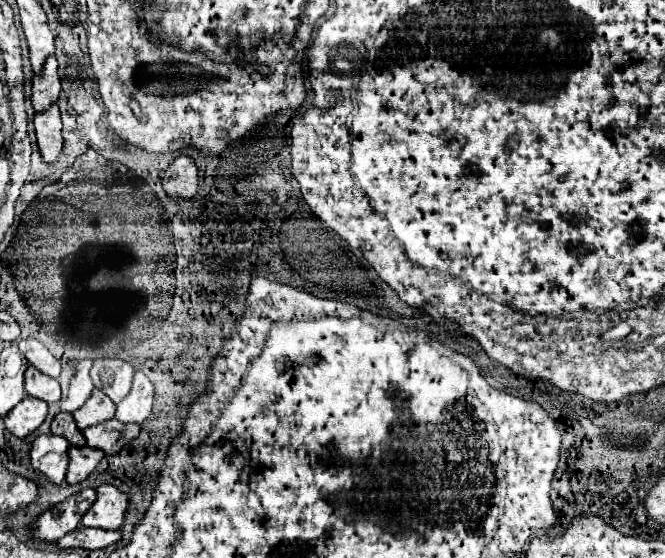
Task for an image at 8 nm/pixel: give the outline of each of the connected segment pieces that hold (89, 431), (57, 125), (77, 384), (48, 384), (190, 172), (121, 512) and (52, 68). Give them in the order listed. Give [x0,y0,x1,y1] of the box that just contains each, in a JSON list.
[[82,420,140,456],[34,106,62,164],[60,360,94,412],[24,366,60,404],[162,156,198,198],[82,484,128,530],[32,58,60,112]]

